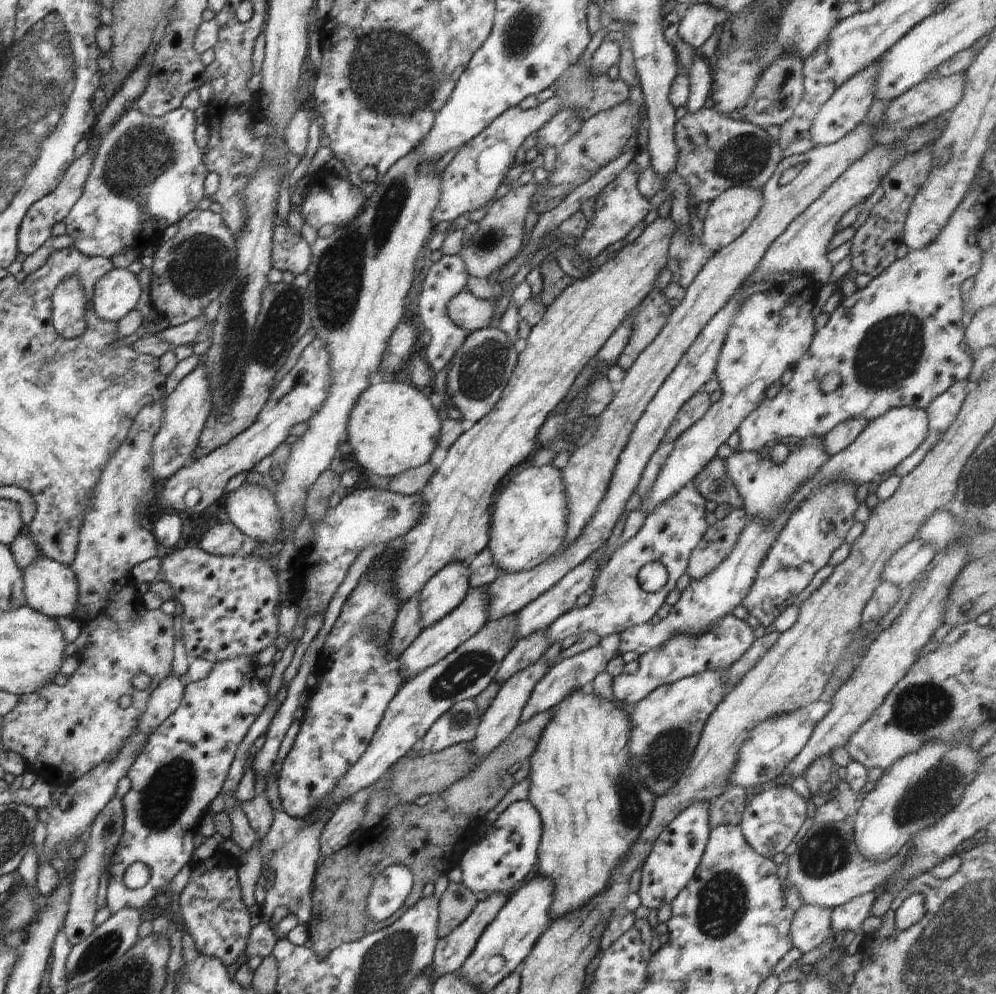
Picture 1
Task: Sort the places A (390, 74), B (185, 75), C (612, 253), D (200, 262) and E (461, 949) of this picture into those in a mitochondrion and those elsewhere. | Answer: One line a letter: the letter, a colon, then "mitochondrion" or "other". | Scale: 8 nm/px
A: mitochondrion
B: other
C: other
D: mitochondrion
E: other

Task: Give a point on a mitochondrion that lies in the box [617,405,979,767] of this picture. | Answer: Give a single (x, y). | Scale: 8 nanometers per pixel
(919, 707)

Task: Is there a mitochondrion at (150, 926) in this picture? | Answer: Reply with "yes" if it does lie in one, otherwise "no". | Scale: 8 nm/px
no

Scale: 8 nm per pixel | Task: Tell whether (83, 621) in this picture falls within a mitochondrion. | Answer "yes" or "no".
no

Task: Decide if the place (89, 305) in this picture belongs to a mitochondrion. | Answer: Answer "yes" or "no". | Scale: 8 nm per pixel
no

